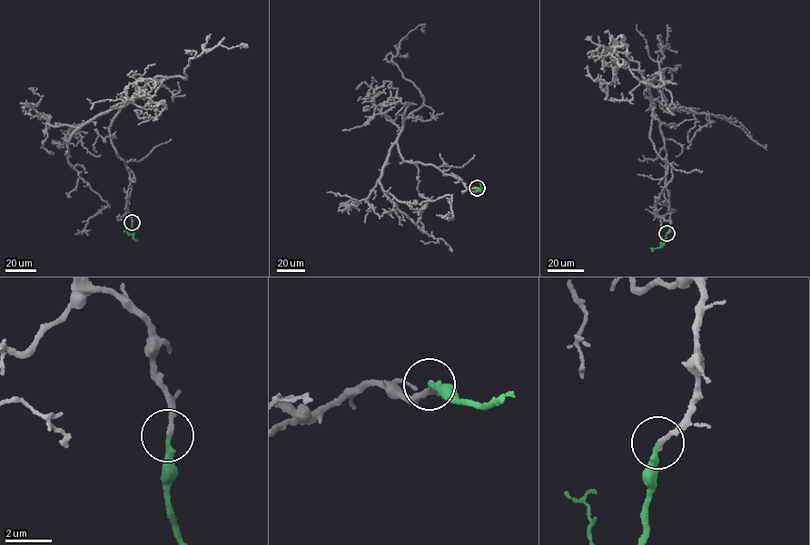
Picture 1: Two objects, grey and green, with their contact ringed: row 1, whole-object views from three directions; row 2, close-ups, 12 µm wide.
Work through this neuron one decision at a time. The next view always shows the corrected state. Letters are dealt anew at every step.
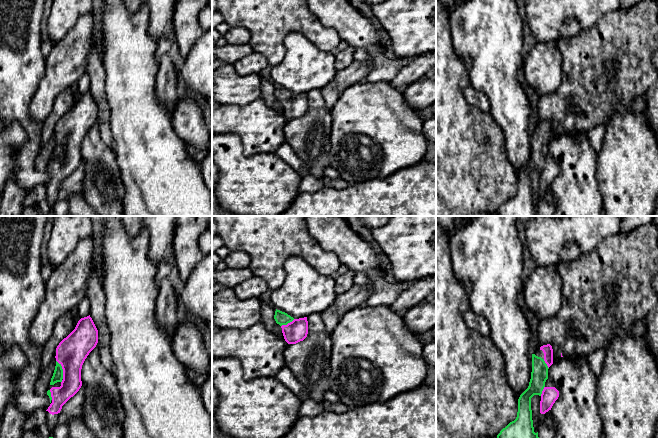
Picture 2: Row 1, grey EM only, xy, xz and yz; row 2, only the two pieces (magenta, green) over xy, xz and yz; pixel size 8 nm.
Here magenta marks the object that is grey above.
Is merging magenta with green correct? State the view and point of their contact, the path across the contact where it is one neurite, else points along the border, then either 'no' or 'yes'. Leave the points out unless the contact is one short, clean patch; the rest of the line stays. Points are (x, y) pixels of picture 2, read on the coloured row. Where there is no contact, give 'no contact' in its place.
contact xy (62, 368); way xy (72, 351), (69, 361), (62, 368), (57, 376); yes

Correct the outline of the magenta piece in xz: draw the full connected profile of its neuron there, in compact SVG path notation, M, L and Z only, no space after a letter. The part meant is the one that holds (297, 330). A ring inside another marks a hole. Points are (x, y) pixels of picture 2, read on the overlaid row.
M276 309L274 319L281 326L284 339L288 344L296 344L307 337L307 317L294 319L287 313Z

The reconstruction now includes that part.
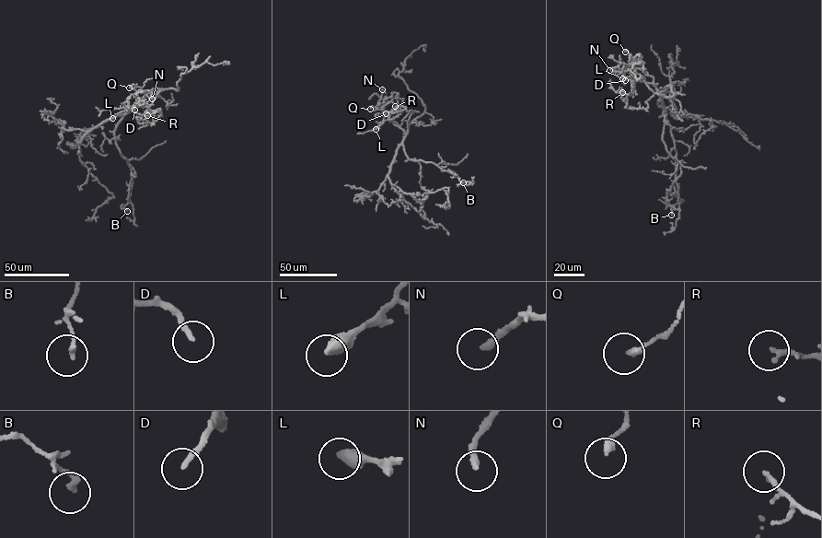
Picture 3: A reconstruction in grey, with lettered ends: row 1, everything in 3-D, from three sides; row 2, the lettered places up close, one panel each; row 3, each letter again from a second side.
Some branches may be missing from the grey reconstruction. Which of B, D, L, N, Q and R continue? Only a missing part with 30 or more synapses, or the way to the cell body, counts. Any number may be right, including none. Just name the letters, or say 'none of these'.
N

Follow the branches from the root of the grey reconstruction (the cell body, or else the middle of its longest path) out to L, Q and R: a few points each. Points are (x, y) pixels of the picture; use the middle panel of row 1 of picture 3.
L: (399, 146), (406, 134), (396, 122), (384, 121), (376, 129)
Q: (399, 146), (405, 137), (404, 132), (381, 110), (383, 107), (371, 106), (370, 109)
R: (399, 146), (406, 135), (410, 115), (416, 111), (409, 112), (405, 107), (395, 106)

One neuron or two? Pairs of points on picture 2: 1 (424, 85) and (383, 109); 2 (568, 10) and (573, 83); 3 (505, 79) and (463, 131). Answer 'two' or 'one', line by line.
1: two
2: two
3: two

